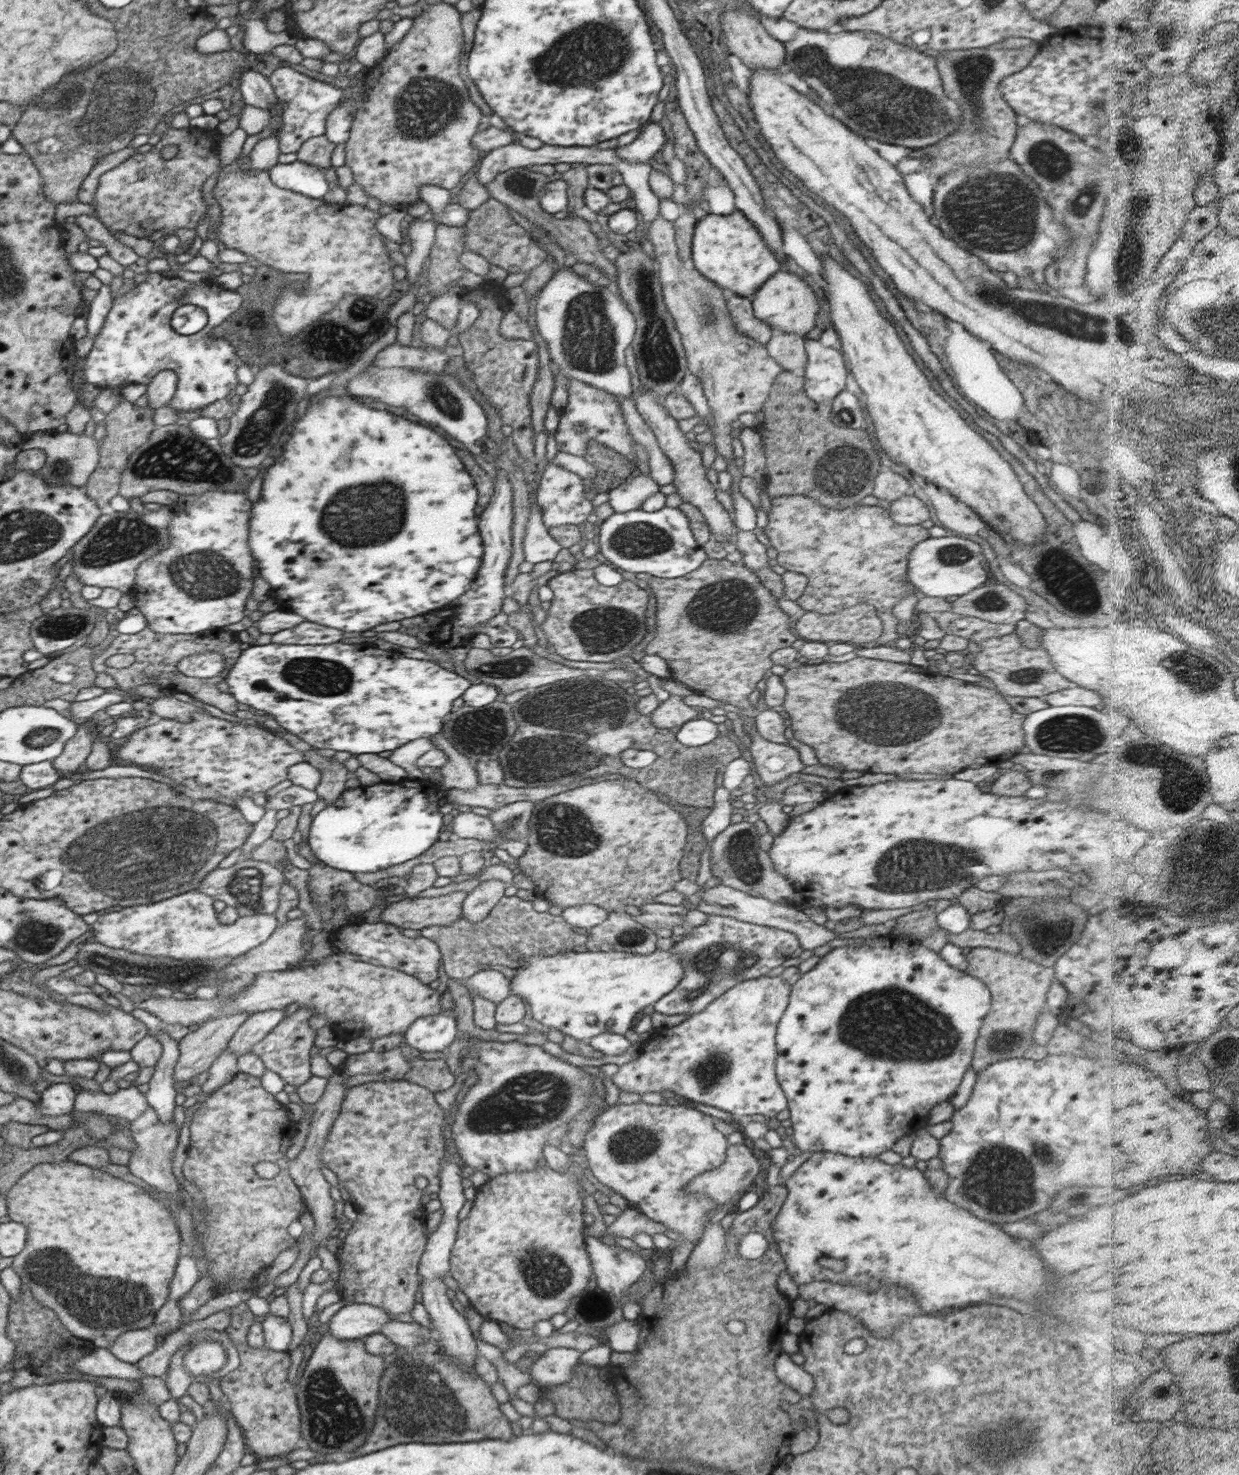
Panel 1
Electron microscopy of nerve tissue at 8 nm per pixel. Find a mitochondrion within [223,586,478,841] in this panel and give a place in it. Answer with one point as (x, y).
(297, 672)

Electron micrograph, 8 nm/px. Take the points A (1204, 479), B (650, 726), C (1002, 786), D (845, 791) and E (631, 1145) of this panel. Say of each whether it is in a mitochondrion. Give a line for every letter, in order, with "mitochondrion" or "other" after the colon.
A: other
B: other
C: other
D: other
E: mitochondrion

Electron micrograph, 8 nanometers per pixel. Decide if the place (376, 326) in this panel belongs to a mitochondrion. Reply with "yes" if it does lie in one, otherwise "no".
no

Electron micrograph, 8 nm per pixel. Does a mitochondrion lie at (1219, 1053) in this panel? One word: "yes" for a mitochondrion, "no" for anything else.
no

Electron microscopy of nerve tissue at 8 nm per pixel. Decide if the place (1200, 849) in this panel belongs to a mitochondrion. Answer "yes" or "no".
yes

